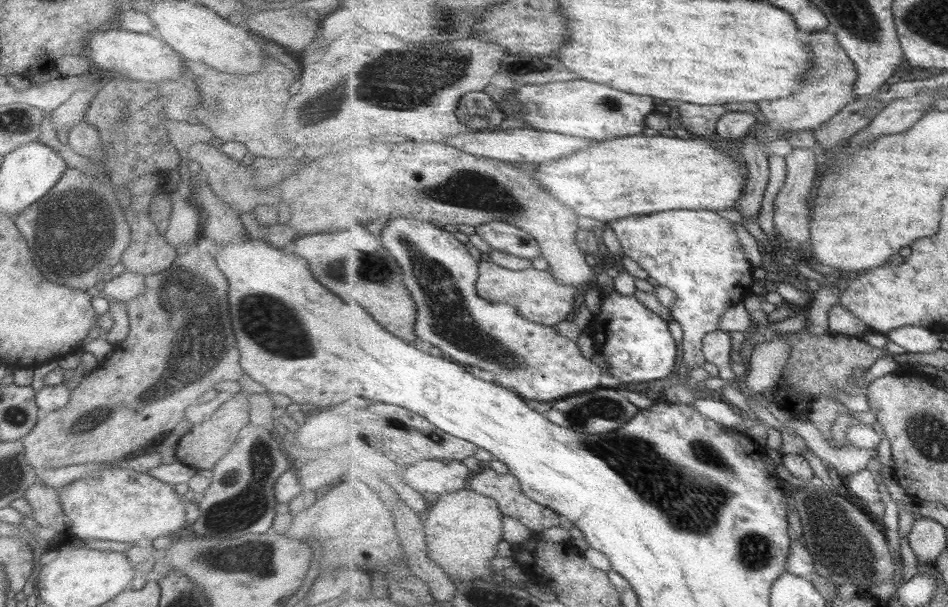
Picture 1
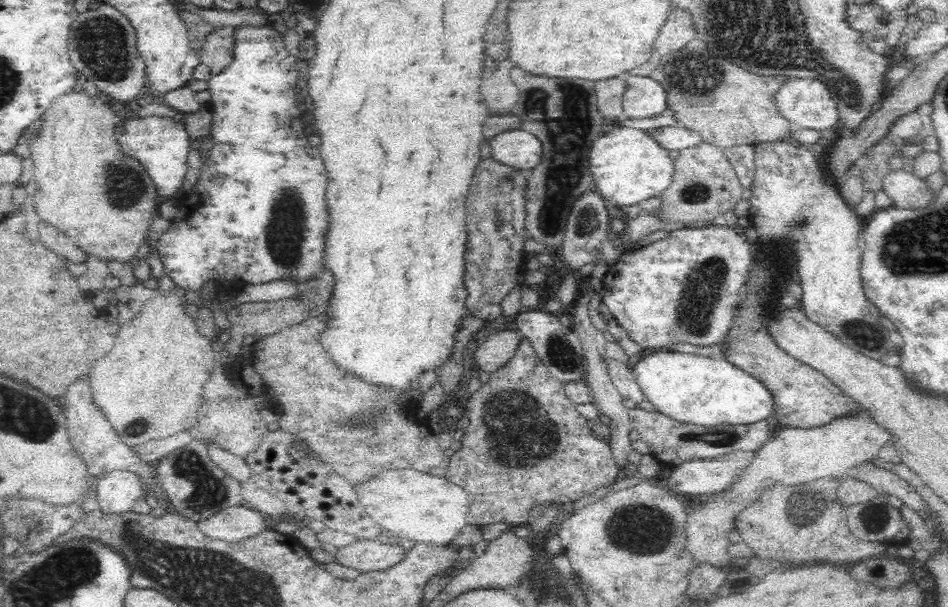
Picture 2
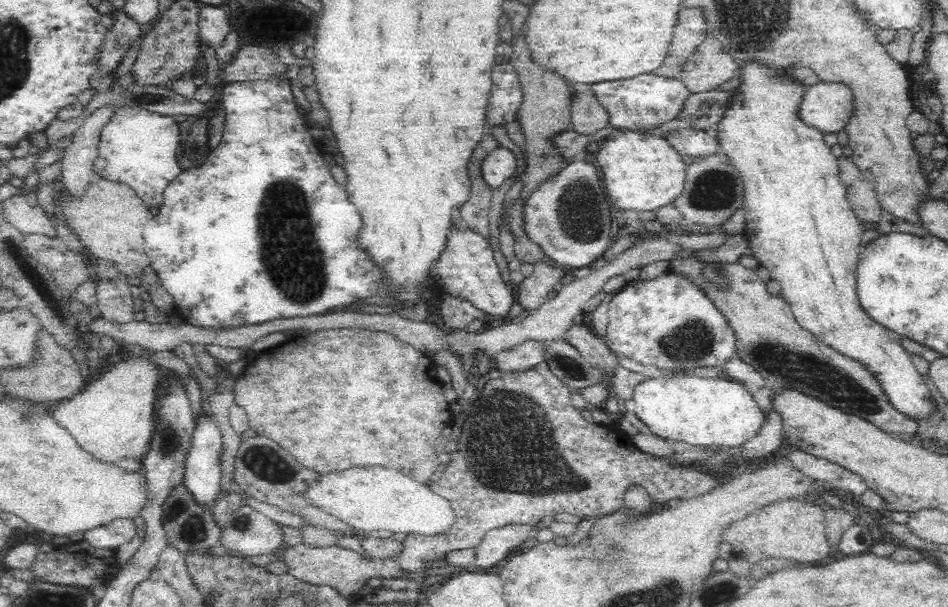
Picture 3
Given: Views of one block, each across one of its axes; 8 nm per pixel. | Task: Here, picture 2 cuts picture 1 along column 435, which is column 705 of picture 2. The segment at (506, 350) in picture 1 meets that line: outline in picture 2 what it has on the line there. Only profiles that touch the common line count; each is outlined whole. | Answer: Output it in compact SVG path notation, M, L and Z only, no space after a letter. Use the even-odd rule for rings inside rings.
M704 223L700 226L684 227L679 226L676 230L668 232L662 240L656 240L642 247L632 248L621 254L620 258L609 265L609 270L602 279L603 302L608 307L613 318L620 323L622 328L628 331L630 338L638 343L639 348L665 348L670 341L690 342L694 345L719 344L723 336L728 332L729 320L732 318L733 310L740 298L741 284L745 279L745 272L751 263L752 246L750 240L744 232L736 232L732 226L722 226L722 224Z

